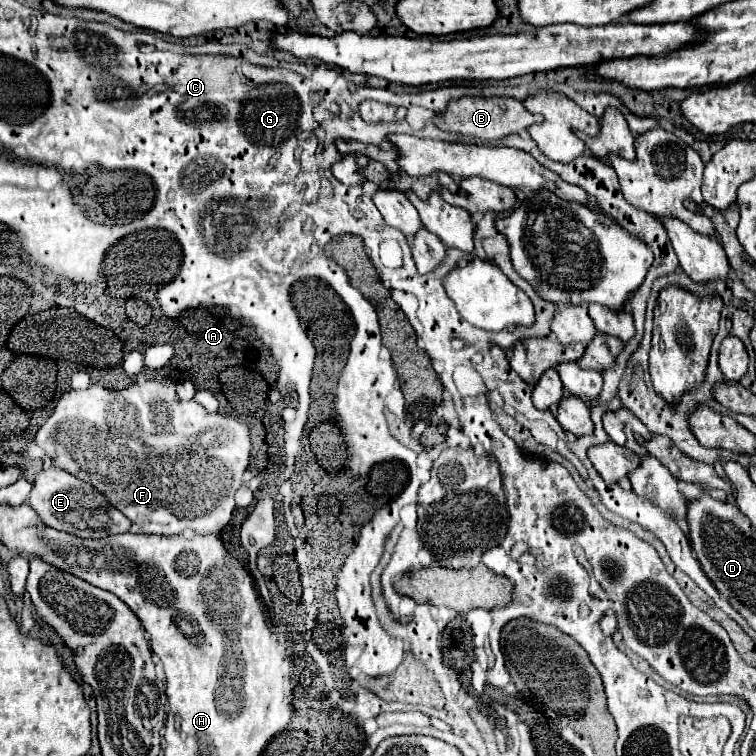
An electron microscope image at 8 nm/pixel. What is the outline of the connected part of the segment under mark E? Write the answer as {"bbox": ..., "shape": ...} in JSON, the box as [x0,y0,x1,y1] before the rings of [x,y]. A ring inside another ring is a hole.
{"bbox":[27,469,131,539],"shape":[[[61,469],[39,471],[27,503],[39,513],[45,525],[77,537],[101,539],[117,533],[127,533],[131,529],[131,521],[123,513],[117,513],[117,509],[97,489]]]}

